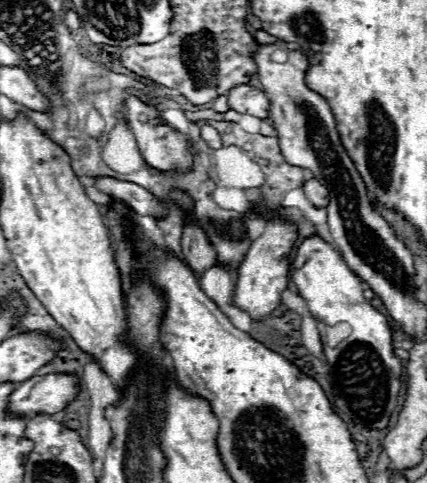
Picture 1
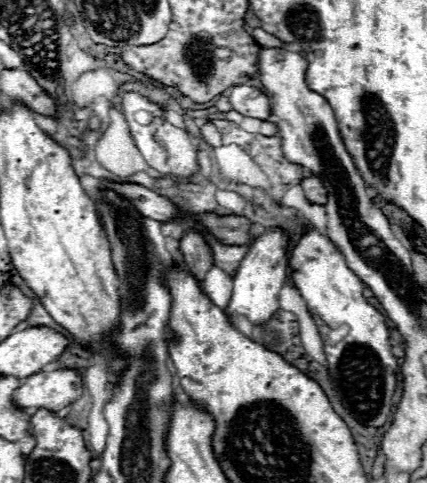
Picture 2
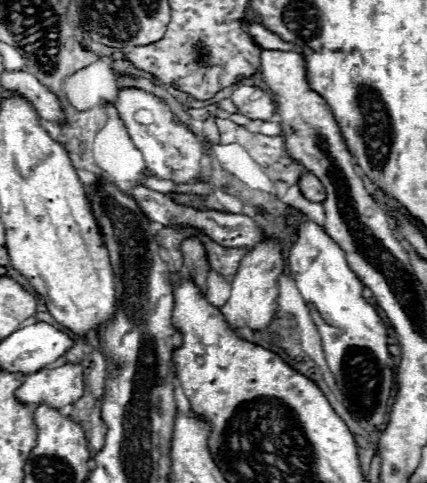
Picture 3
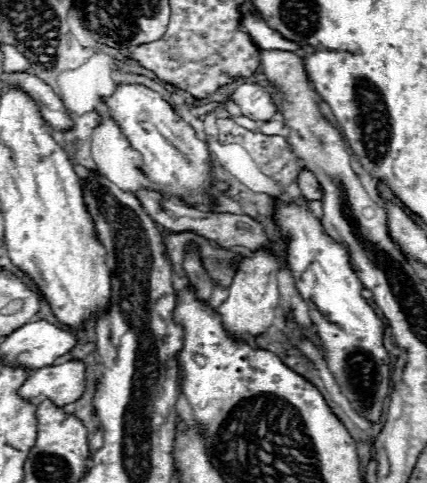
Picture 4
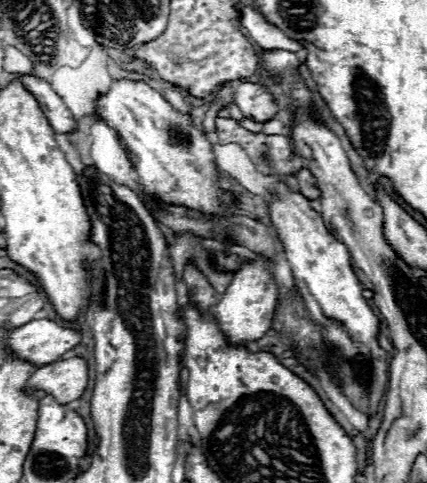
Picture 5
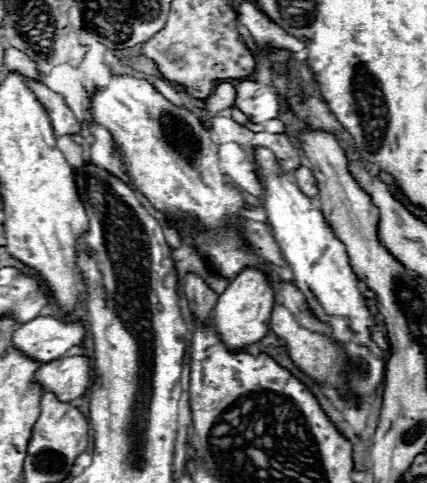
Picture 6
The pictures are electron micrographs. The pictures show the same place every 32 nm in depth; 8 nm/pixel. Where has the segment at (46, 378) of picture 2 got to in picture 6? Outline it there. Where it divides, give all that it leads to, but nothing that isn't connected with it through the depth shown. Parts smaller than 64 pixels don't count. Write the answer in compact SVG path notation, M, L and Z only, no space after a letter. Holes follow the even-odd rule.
M66 356L42 364L36 372L36 382L40 382L44 390L54 392L62 402L70 402L88 392L90 372L88 356Z

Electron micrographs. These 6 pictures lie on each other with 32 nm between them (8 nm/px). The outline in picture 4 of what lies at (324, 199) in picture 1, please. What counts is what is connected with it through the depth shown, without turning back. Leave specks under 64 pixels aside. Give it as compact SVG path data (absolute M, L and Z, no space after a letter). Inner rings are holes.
M302 170L298 174L298 186L300 186L300 192L304 198L308 200L322 200L322 188L316 180L314 174L310 174L308 170Z

